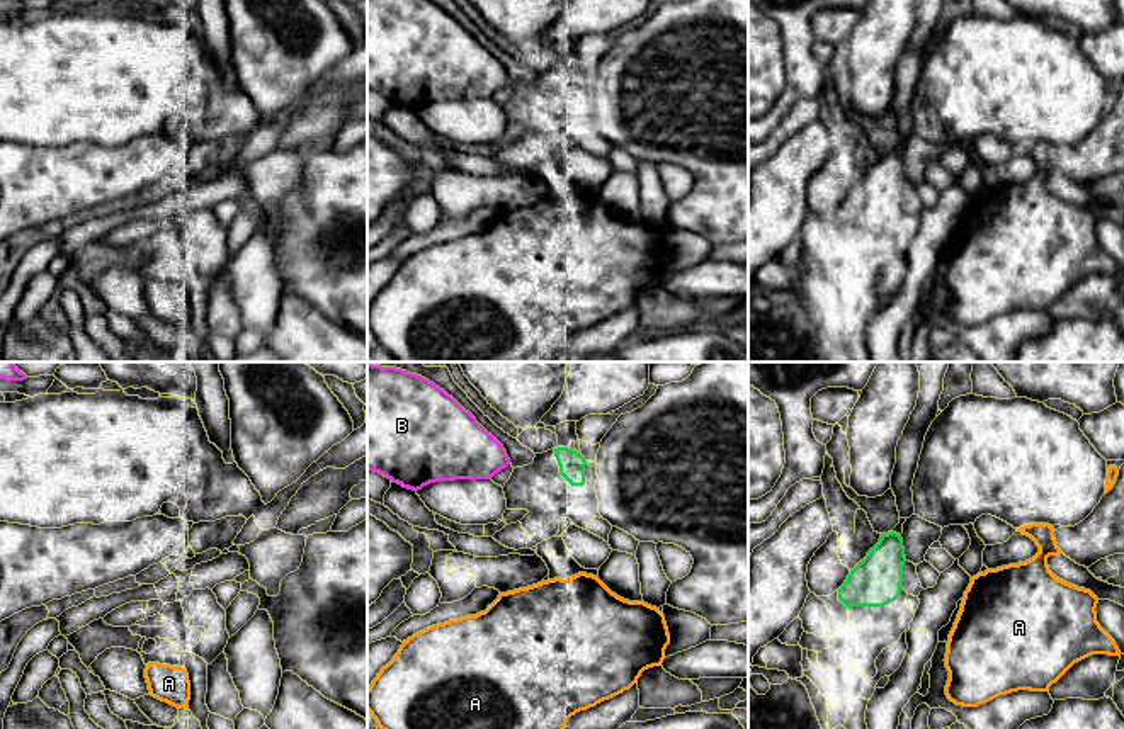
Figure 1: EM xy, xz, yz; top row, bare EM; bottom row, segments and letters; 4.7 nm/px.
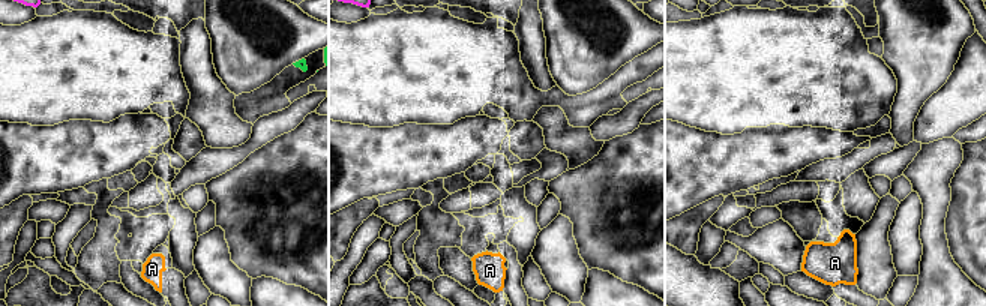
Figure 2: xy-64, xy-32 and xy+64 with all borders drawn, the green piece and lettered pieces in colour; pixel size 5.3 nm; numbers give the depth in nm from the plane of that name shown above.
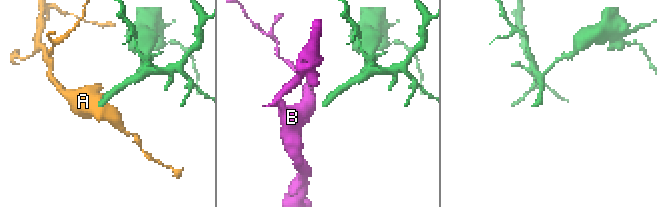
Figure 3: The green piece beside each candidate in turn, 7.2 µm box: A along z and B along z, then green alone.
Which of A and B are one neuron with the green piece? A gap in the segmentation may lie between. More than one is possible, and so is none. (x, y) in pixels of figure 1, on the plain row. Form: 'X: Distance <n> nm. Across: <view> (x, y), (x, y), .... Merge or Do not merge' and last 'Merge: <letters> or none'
A: Distance 280 nm. Across: yz (902, 208), (961, 223). Do not merge
B: Distance 220 nm. Across: xz (555, 75), (509, 79). Do not merge
Merge: none

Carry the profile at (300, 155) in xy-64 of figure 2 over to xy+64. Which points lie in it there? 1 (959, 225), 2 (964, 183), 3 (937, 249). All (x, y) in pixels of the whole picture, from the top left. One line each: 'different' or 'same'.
1: same
2: same
3: different

